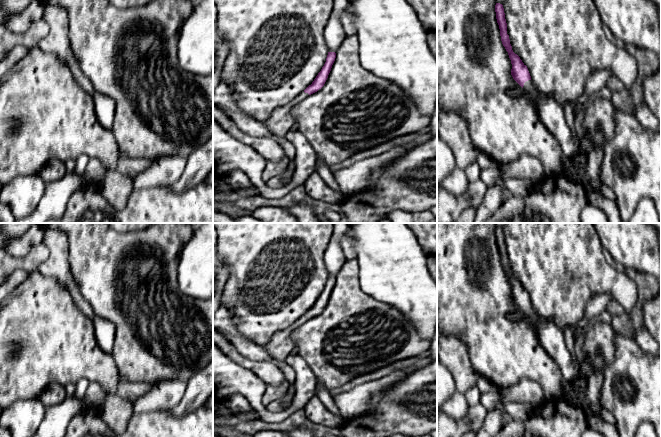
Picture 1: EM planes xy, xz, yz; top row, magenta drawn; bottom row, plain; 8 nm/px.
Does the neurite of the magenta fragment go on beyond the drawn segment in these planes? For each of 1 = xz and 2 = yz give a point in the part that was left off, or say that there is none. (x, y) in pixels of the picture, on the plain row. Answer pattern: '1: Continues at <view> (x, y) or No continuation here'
1: Continues at xz (281, 345)
2: Continues at yz (528, 310)

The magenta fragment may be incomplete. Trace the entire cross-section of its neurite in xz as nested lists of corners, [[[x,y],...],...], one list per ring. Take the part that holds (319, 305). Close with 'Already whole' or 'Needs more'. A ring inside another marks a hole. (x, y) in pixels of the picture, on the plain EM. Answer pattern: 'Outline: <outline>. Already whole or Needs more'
Outline: [[[328,276],[326,286],[312,308],[309,309],[301,318],[296,320],[291,328],[278,331],[273,335],[271,341],[264,347],[264,349],[274,359],[280,362],[285,362],[287,356],[295,349],[295,343],[291,337],[292,332],[324,310],[335,282],[335,276]]]. Needs more

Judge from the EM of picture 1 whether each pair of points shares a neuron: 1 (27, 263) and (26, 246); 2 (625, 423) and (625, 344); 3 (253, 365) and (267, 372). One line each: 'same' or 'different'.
1: different
2: same
3: same

